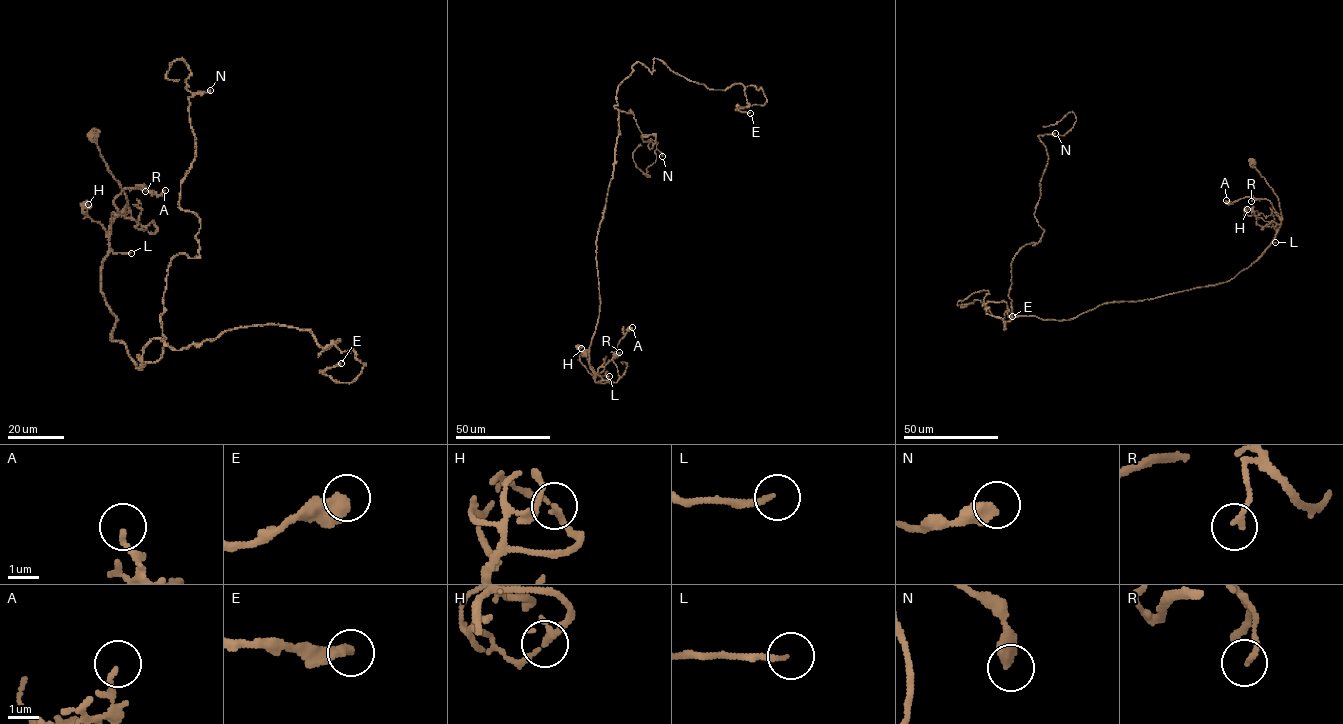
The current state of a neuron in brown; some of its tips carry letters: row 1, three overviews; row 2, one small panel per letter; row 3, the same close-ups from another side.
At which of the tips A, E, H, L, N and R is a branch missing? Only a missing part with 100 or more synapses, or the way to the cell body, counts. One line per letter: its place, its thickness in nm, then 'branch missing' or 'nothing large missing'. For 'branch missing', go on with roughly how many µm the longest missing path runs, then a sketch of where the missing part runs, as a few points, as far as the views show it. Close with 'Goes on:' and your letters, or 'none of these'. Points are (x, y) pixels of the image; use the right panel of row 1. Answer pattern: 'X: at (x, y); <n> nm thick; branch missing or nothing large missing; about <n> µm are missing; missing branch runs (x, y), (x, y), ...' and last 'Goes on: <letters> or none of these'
A: at (1226, 200); 150 nm thick; nothing large missing
E: at (1012, 316); 360 nm thick; nothing large missing
H: at (1247, 209); 180 nm thick; nothing large missing
L: at (1275, 242); 160 nm thick; nothing large missing
N: at (1055, 133); 460 nm thick; nothing large missing
R: at (1251, 201); 170 nm thick; nothing large missing
Goes on: none of these

